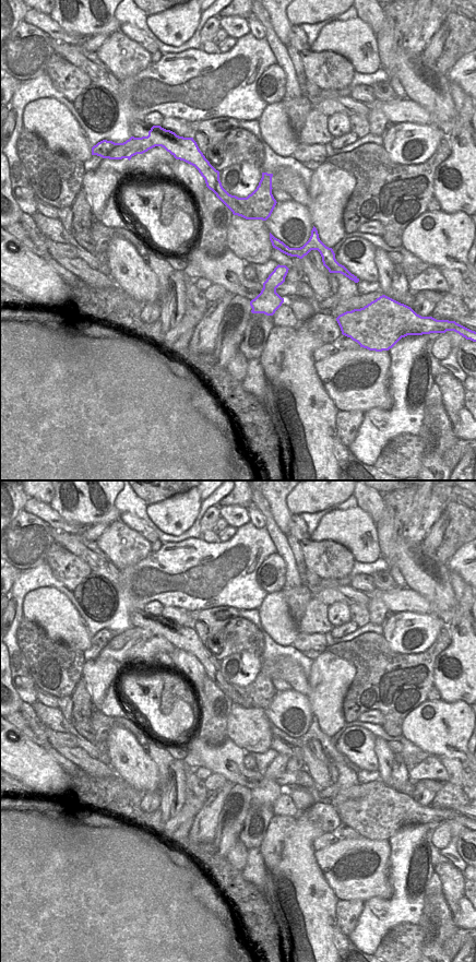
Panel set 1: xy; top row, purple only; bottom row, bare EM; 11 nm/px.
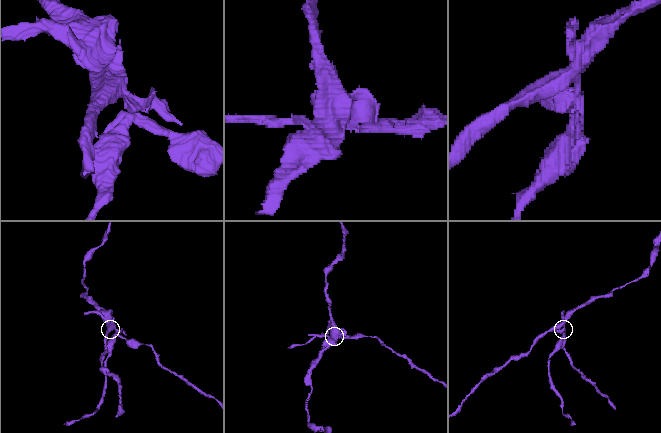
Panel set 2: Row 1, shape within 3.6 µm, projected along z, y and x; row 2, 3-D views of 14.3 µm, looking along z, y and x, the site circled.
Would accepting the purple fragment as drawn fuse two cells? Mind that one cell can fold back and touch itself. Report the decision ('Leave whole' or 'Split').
Split

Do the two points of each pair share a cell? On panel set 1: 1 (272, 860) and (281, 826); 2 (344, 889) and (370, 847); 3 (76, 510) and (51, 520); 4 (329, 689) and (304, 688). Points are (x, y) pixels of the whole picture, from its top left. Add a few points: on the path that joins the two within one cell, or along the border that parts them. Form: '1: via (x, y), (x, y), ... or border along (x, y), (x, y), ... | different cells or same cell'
1: via (272, 852), (275, 834) | same cell
2: via (358, 878), (366, 878), (372, 875), (381, 859) | same cell
3: border along (48, 505), (66, 521), (83, 525) | different cells
4: border along (308, 679), (309, 692), (306, 696) | different cells

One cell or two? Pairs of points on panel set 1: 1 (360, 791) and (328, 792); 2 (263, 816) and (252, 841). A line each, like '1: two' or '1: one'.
1: one
2: one

